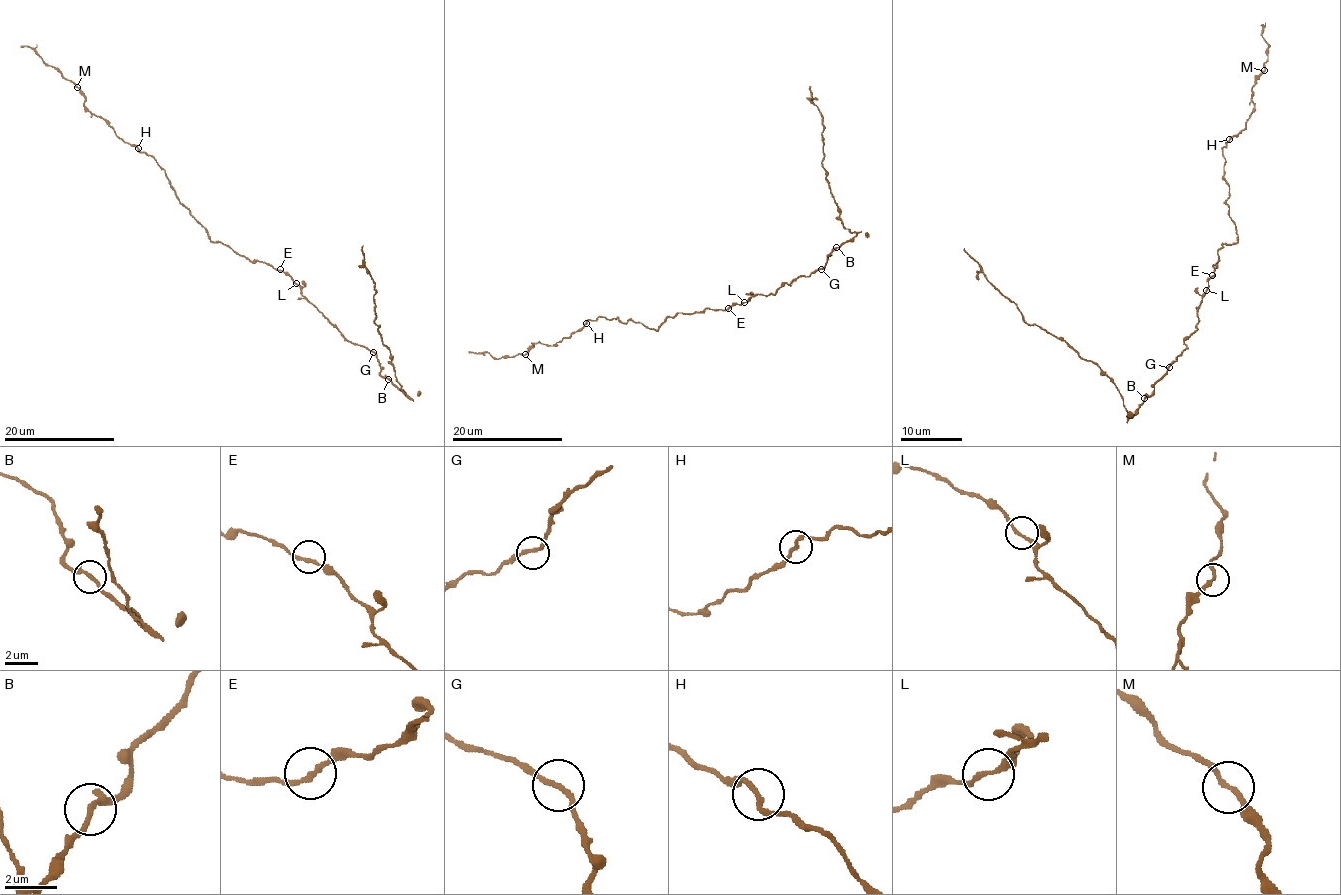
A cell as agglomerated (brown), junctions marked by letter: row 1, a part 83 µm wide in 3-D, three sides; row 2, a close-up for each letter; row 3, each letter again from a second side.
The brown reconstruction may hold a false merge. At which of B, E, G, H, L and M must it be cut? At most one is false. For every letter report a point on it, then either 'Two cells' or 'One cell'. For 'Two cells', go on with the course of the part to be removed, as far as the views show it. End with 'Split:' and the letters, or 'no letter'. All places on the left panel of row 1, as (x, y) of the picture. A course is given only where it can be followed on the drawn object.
B: Place: (388, 379). One cell
E: Place: (280, 269). One cell
G: Place: (373, 352). One cell
H: Place: (138, 148). One cell
L: Place: (296, 283). One cell
M: Place: (77, 87). Two cells. Course of the part to remove: (77, 87), (29, 47), (21, 46)
Split: M

